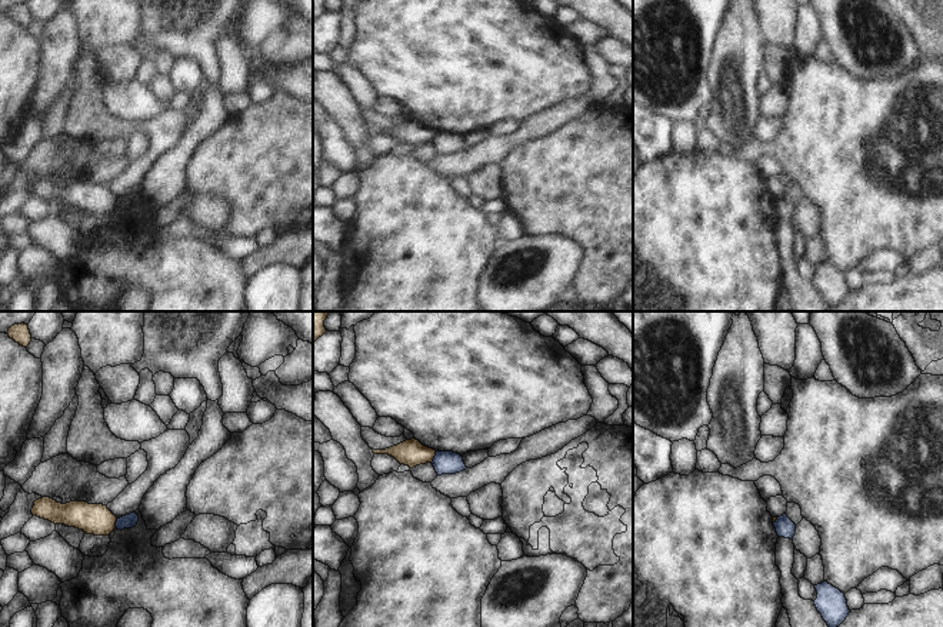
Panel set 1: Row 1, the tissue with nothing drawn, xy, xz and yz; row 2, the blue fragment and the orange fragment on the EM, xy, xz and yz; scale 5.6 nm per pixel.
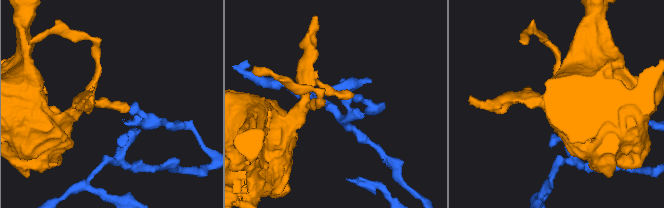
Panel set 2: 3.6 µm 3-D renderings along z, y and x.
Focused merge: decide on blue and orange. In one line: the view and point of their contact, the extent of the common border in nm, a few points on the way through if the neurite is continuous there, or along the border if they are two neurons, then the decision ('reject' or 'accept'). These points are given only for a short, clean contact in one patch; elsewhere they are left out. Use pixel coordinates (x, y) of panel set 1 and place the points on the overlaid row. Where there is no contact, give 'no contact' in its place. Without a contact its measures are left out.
xz (435, 457) | 70 nm | along xz (436, 452), (430, 462) | reject

